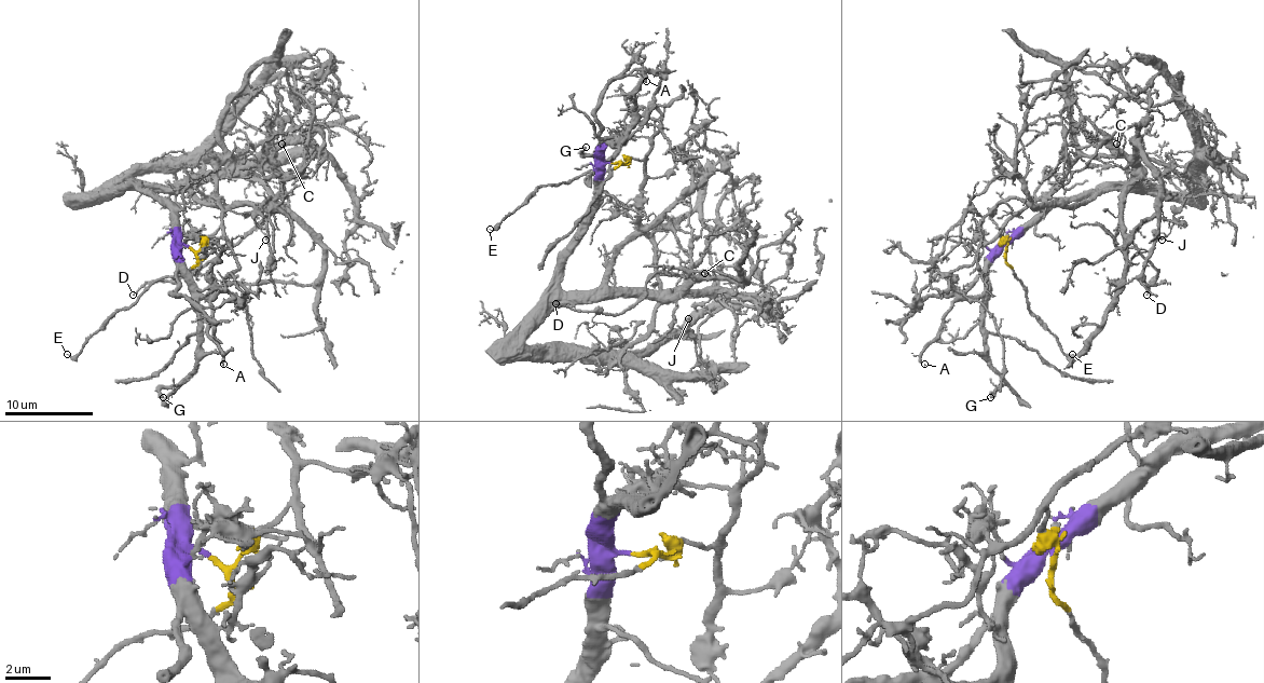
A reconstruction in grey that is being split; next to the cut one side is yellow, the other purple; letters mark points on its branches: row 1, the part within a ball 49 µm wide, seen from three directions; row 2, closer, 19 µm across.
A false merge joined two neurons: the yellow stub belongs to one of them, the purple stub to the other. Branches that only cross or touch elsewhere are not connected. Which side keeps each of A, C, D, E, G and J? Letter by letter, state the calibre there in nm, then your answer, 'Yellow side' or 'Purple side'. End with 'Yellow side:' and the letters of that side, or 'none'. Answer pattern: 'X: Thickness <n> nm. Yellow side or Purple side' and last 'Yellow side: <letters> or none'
A: Thickness 200 nm. Purple side
C: Thickness 150 nm. Purple side
D: Thickness 130 nm. Purple side
E: Thickness 190 nm. Yellow side
G: Thickness 340 nm. Purple side
J: Thickness 150 nm. Purple side
Yellow side: E

